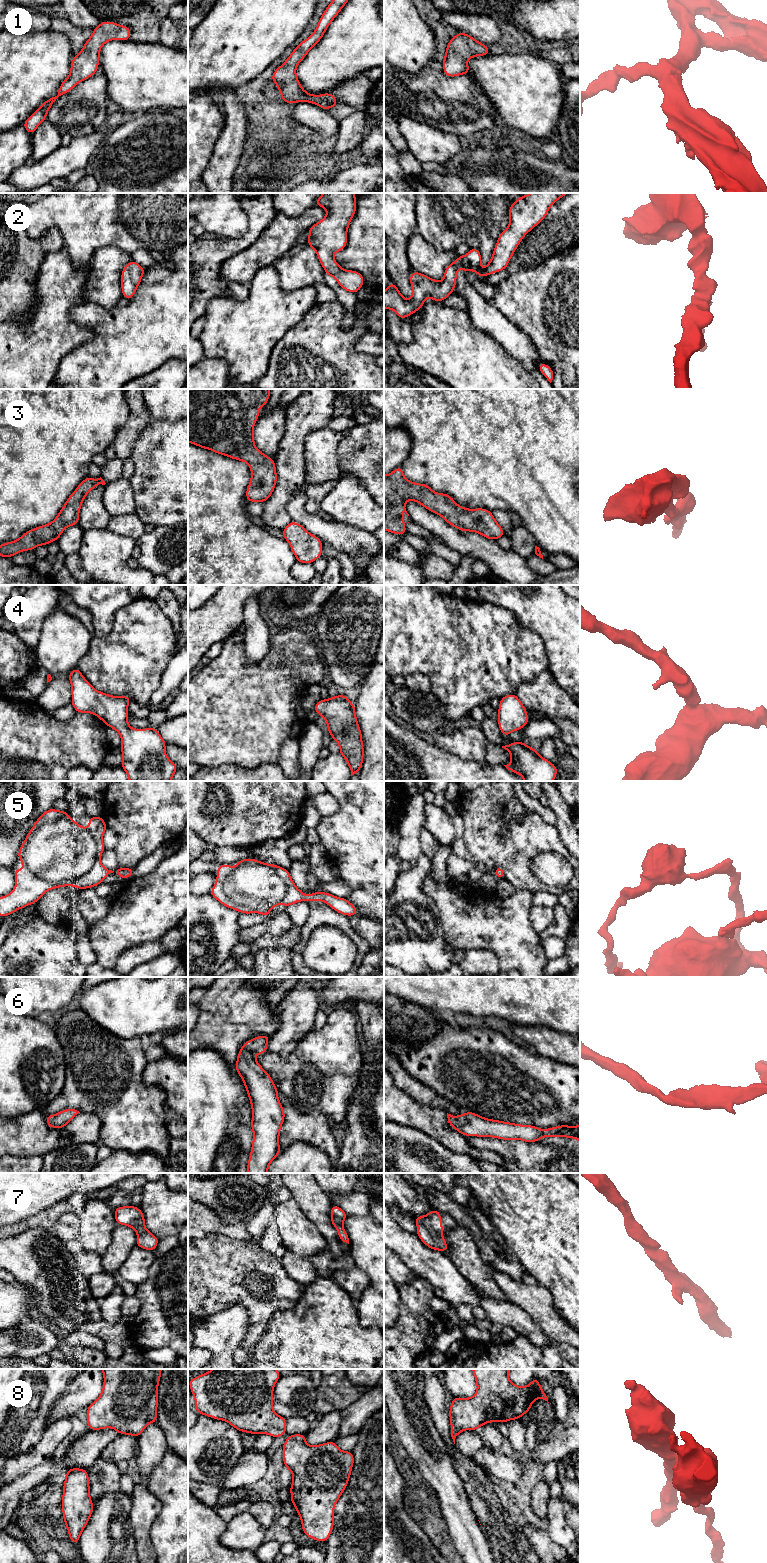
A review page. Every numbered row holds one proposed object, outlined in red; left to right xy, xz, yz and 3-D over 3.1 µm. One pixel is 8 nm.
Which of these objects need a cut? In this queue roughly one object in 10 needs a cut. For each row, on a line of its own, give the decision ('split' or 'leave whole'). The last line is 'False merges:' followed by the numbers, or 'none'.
1: leave whole
2: leave whole
3: leave whole
4: leave whole
5: leave whole
6: leave whole
7: leave whole
8: leave whole
False merges: none

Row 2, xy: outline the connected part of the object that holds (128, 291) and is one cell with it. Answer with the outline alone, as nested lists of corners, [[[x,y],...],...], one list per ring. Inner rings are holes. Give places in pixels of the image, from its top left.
[[[132,260],[126,264],[122,269],[121,274],[121,288],[122,296],[131,300],[137,291],[138,285],[144,276],[145,269],[137,262]]]

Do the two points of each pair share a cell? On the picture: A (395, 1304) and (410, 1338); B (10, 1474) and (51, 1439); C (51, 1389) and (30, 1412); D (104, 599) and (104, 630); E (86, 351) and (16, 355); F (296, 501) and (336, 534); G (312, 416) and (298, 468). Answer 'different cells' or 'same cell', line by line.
A: different cells
B: same cell
C: same cell
D: same cell
E: different cells
F: same cell
G: same cell

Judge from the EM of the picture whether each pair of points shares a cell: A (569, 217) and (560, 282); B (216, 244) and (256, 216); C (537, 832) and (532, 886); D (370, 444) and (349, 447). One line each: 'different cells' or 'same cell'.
A: different cells
B: same cell
C: same cell
D: same cell

